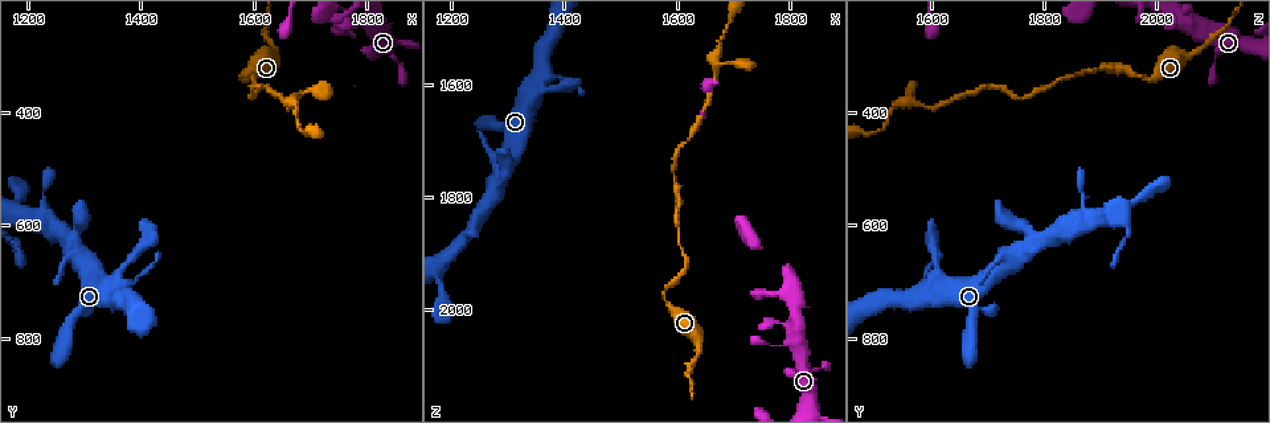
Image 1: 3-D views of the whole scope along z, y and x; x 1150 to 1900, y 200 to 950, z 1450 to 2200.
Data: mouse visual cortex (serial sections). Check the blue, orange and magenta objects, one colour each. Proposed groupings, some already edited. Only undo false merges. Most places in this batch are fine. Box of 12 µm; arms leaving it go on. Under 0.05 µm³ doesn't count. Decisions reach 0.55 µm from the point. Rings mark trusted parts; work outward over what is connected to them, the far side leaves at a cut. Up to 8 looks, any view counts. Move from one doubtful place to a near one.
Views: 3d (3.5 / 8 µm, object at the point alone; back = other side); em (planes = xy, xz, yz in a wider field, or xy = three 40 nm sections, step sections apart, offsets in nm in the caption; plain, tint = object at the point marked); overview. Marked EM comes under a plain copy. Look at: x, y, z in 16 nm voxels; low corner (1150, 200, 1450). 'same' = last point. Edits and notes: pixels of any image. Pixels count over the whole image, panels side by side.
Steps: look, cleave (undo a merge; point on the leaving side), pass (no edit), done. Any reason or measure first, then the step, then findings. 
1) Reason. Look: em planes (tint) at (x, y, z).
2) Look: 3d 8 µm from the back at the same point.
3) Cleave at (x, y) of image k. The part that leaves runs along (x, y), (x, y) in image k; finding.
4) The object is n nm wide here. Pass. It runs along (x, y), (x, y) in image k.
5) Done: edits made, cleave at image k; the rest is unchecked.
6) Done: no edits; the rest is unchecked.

Calibre changes. Look: 3d 3.5 µm at (1370, 715, 1590).

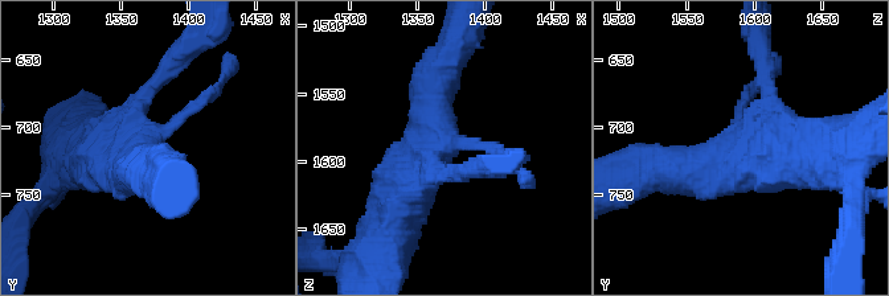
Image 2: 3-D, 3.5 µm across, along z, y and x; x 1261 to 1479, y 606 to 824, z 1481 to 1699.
Shape alone is not enough. Look: em xy step 1 (tint) at (1366, 714, 1592).

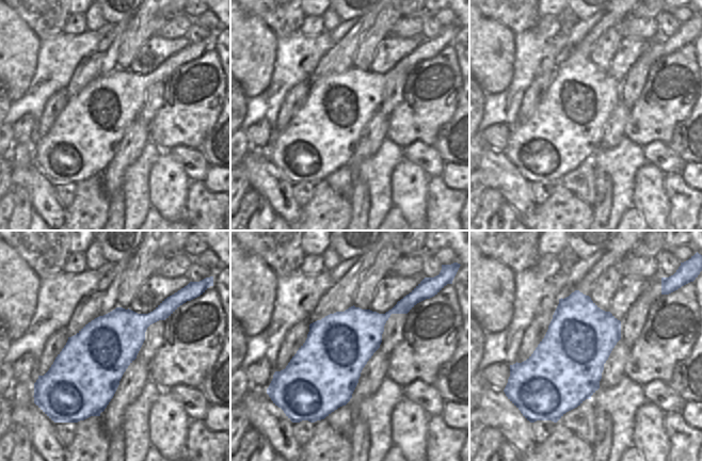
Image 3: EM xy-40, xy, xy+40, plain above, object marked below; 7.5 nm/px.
Pass. It runs along (99, 159), (128, 159), (213, 94) in image 2; one cell here.

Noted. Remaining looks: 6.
Side arm on a straight run. Look: 3d 3.5 µm at (1280, 625, 1775).

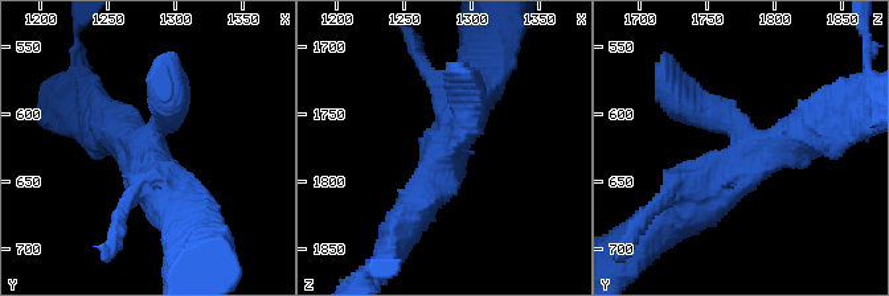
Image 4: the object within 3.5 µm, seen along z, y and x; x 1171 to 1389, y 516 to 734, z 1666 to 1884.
3 arms meet here; the arms are 350, 450, 600 nm wide. Look: em xy step 1 (tint) at (1280, 630, 1782).

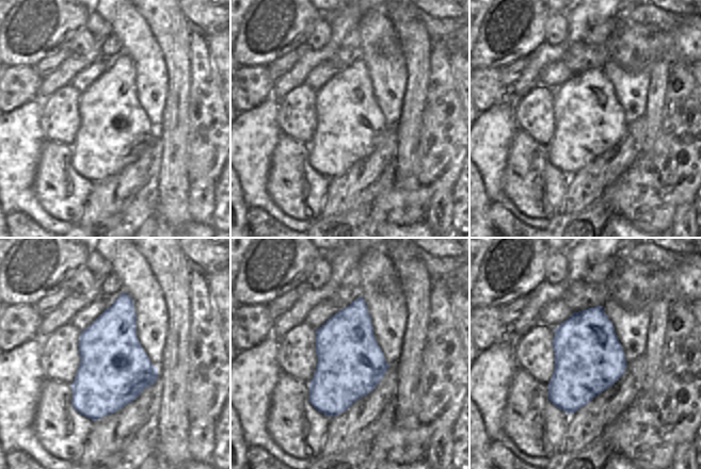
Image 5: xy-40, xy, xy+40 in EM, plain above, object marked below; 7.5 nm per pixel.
The object is 500 nm wide here. Pass. It runs along (684, 208), (752, 151), (816, 127) in image 4; continuous, no second cell.

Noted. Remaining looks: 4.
Look: 3d 3.5 µm at (1575, 330, 1965).

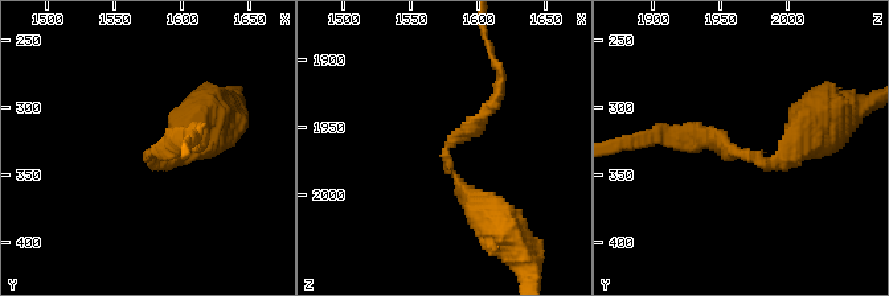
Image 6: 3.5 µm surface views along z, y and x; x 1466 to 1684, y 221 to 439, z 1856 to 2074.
The arms are 200, 350 nm wide. Look: em planes (tint) at (1576, 336, 1968).

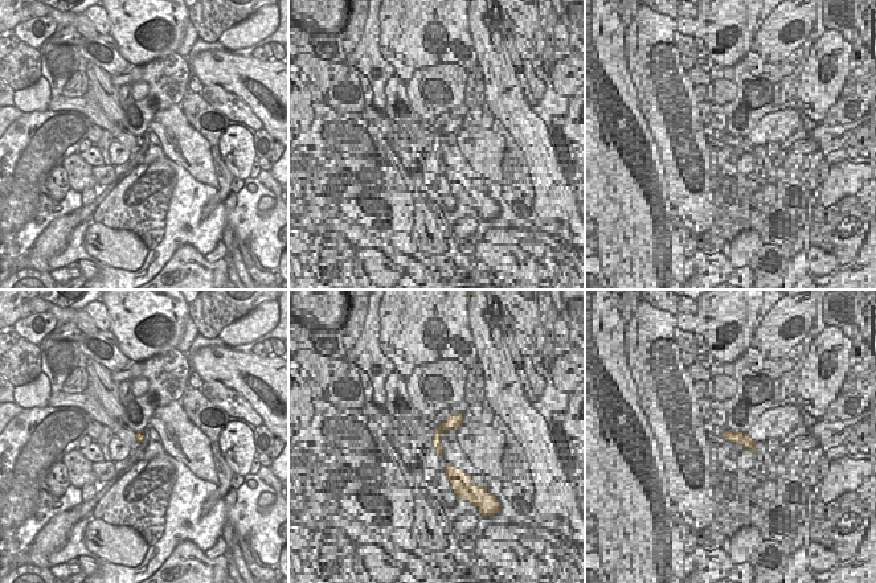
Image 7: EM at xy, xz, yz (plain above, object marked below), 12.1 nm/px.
Pass. It runs along (488, 217), (447, 169), (447, 146), (496, 89) in image 6; continuous, no second cell.

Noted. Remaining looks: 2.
Look: 3d 3.5 µm at (1670, 380, 1565).

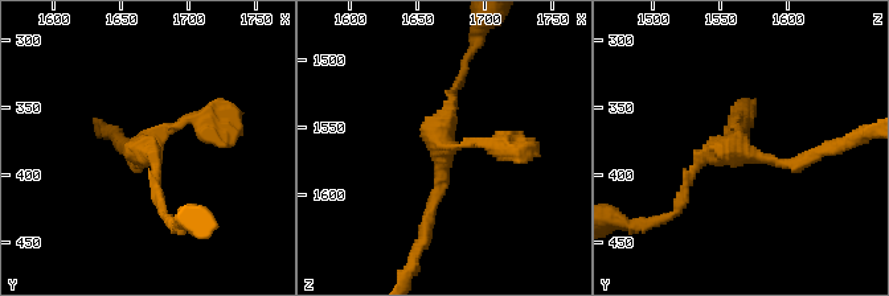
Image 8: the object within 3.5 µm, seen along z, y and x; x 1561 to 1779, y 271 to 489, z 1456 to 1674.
3 arms meet here; the arms are 100, 150, 150 nm wide. Look: em xy step 3 (tint) at (1666, 380, 1564).

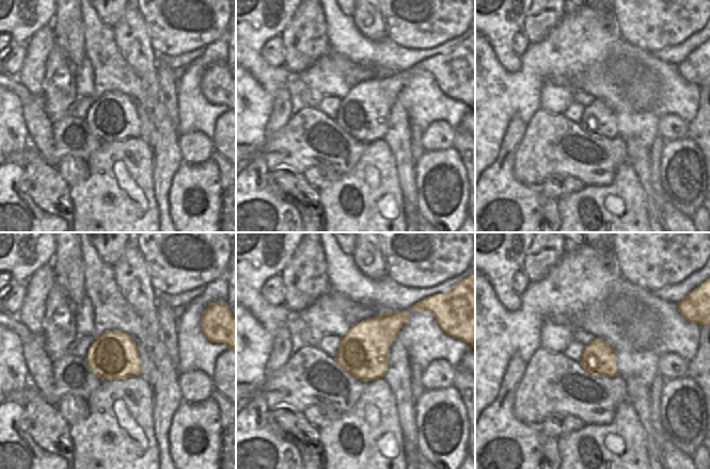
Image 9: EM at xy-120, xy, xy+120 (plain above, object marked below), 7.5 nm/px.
Pass. It runs along (425, 223), (457, 85) in image 8; all the same cell.

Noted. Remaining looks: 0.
Done: no edits; the rest is unchecked.

